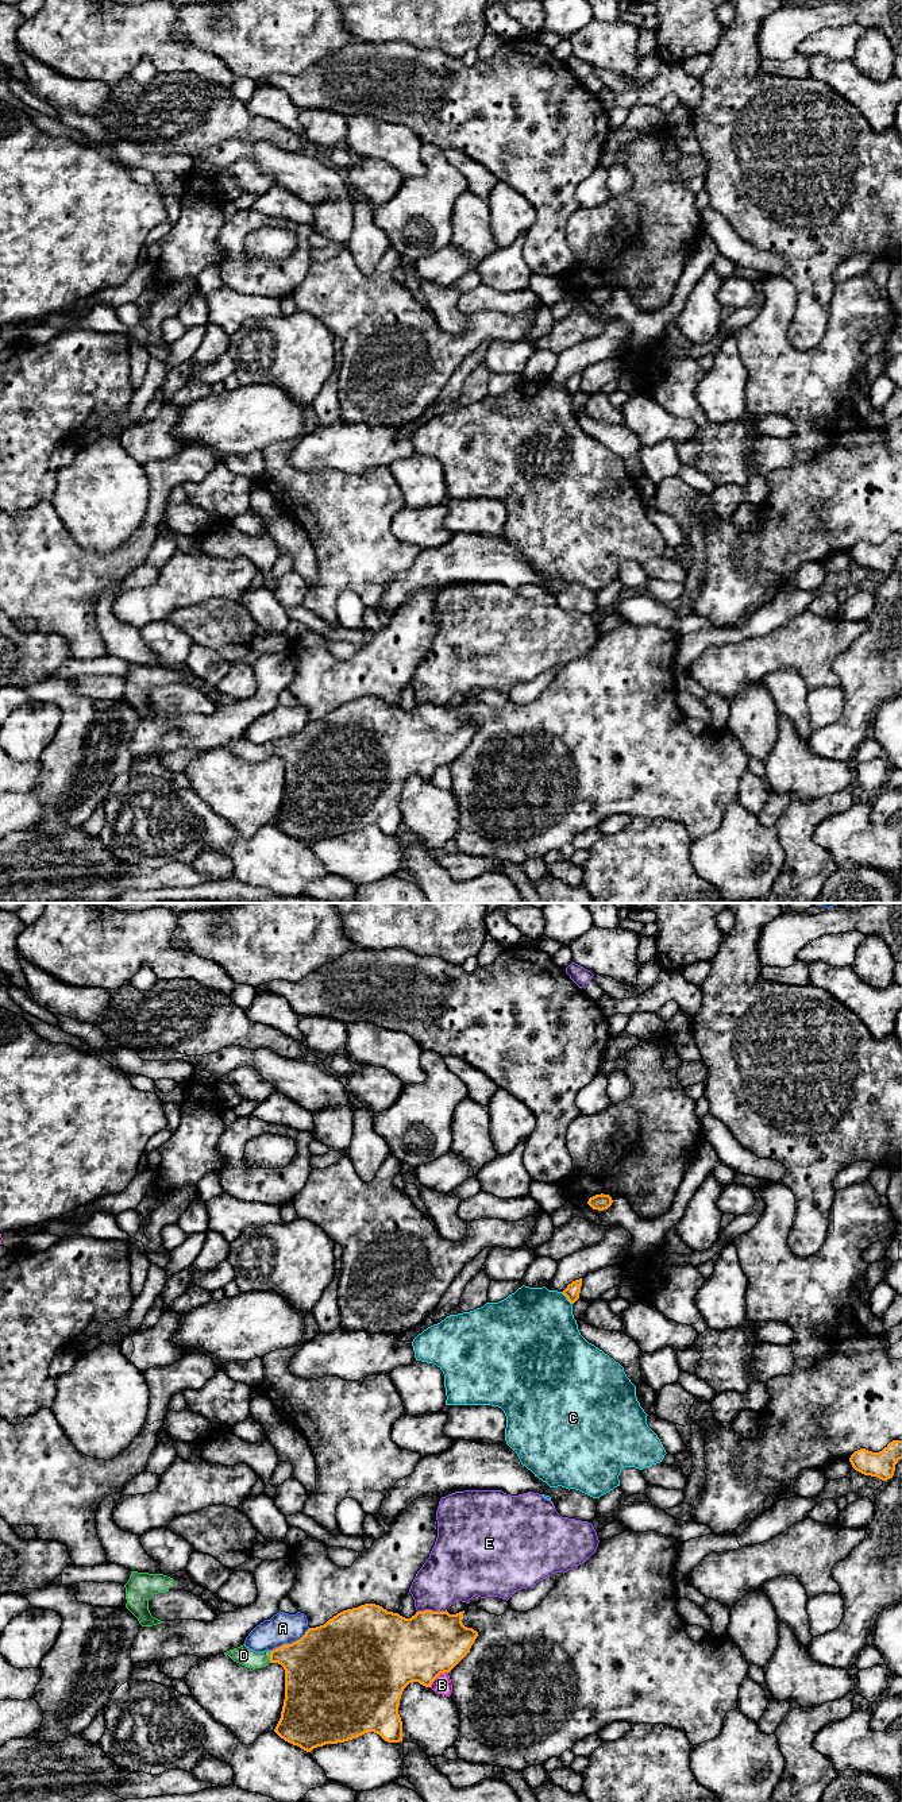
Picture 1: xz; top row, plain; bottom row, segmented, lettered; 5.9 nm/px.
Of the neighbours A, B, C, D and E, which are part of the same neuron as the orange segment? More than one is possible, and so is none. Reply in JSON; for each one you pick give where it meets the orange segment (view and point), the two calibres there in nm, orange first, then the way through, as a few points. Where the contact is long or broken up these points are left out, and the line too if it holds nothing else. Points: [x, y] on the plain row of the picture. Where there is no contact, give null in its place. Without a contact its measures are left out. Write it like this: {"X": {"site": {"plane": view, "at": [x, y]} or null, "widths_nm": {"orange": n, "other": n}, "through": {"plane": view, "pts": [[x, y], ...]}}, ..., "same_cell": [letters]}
{"D": {"site": {"plane": "xz", "at": [270, 749]}, "widths_nm": {"orange": 320, "other": 110}, "through": {"plane": "xz", "pts": [[311, 757], [292, 749], [270, 749], [243, 748]]}}, "same_cell": ["D"]}

